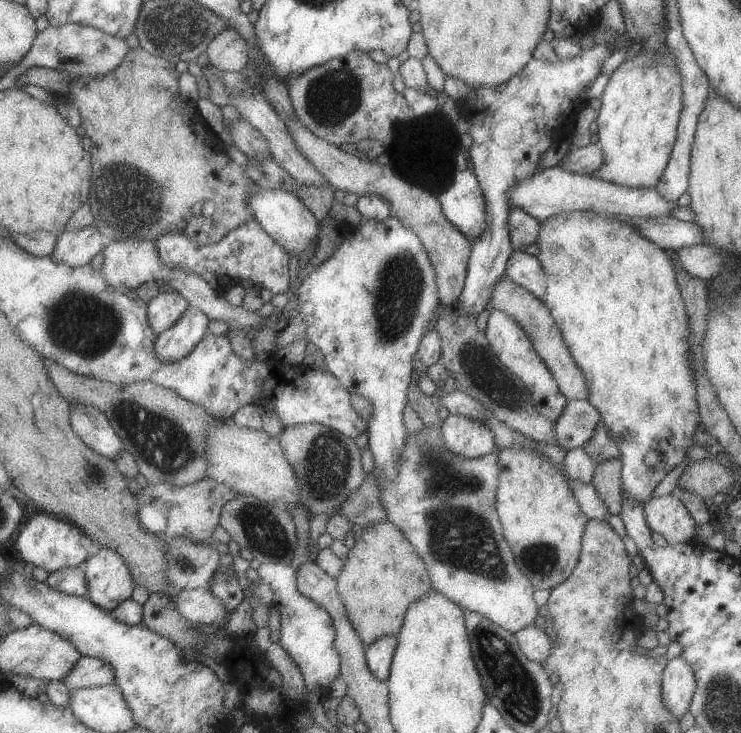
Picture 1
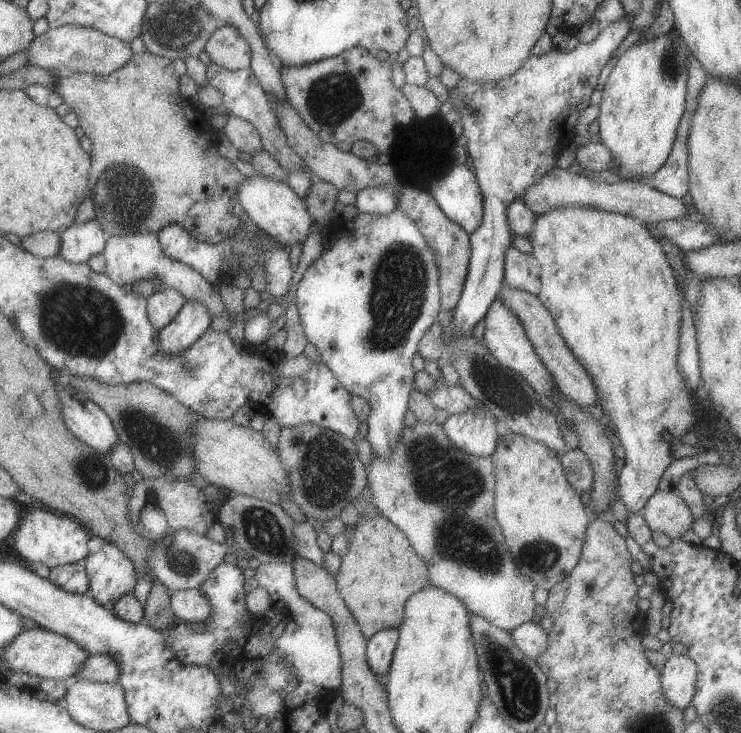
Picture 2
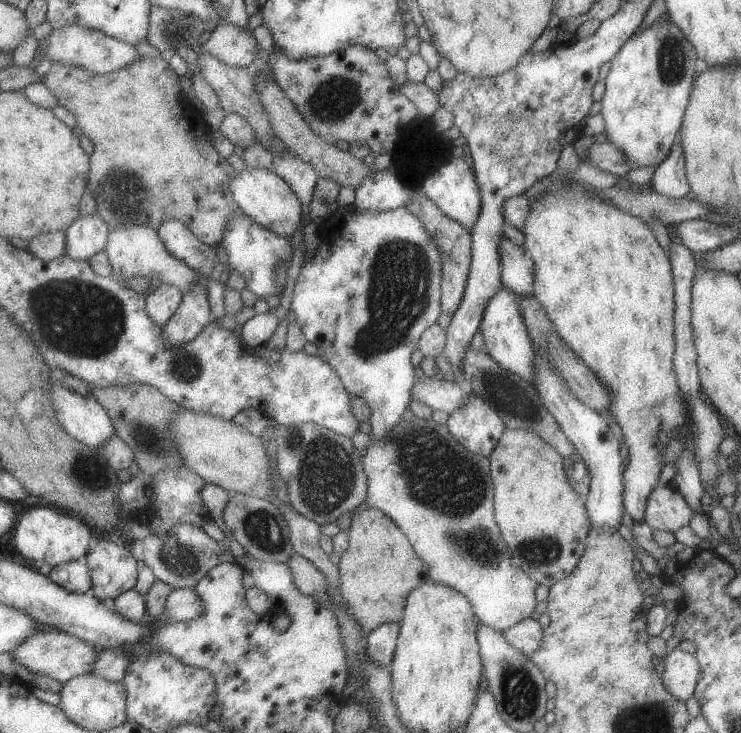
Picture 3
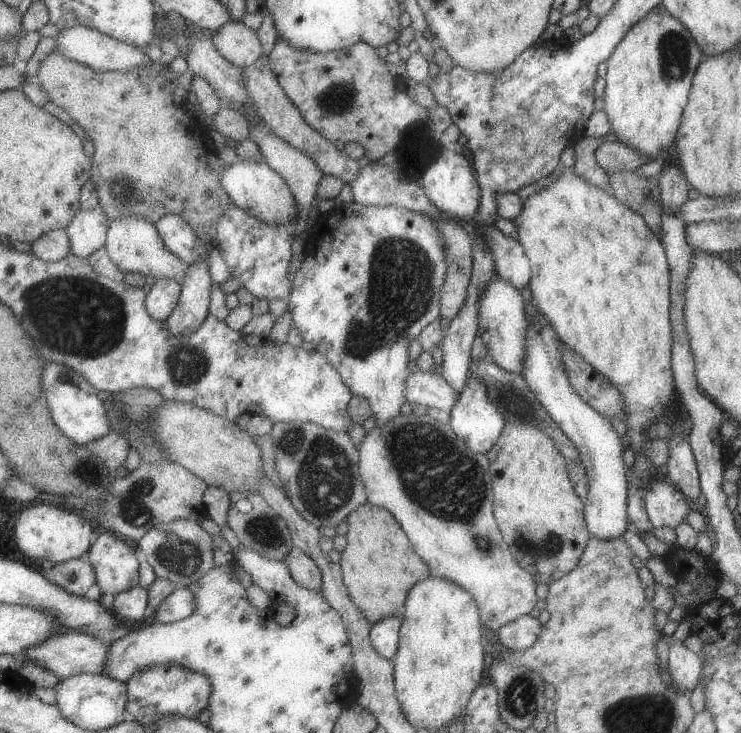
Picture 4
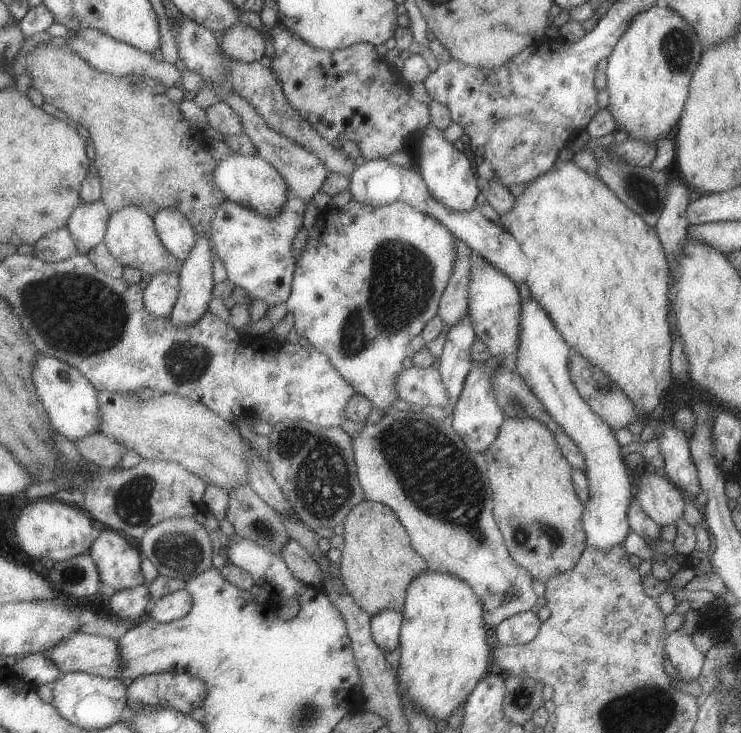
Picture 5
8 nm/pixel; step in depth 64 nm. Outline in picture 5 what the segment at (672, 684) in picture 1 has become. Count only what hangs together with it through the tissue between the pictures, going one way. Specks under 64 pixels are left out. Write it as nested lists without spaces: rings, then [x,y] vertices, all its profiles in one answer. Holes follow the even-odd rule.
[[[671,632],[665,638],[665,654],[675,668],[675,678],[683,682],[693,682],[703,670],[705,656],[695,648],[691,636],[683,636],[681,632]]]

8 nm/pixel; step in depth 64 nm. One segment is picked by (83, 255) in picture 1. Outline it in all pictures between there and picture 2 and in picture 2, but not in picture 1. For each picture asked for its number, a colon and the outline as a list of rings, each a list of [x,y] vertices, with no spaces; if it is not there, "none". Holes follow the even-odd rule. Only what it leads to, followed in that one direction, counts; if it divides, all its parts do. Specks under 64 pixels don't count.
2: [[[97,220],[75,222],[71,228],[59,234],[59,256],[71,264],[87,264],[89,258],[105,250],[109,236],[105,236],[103,228]]]

